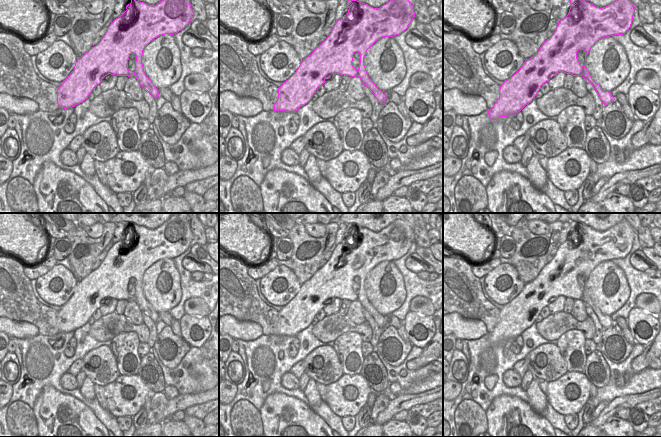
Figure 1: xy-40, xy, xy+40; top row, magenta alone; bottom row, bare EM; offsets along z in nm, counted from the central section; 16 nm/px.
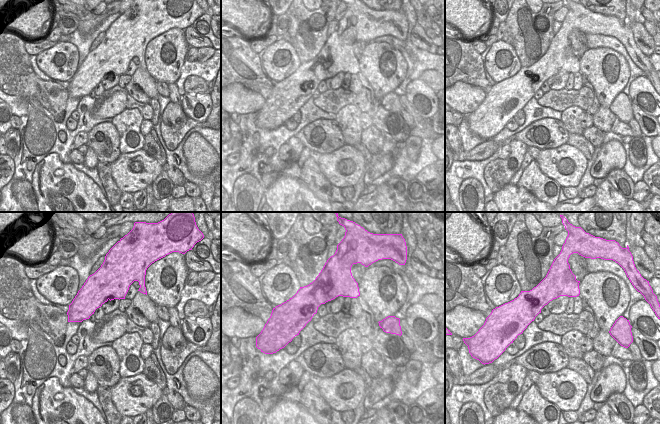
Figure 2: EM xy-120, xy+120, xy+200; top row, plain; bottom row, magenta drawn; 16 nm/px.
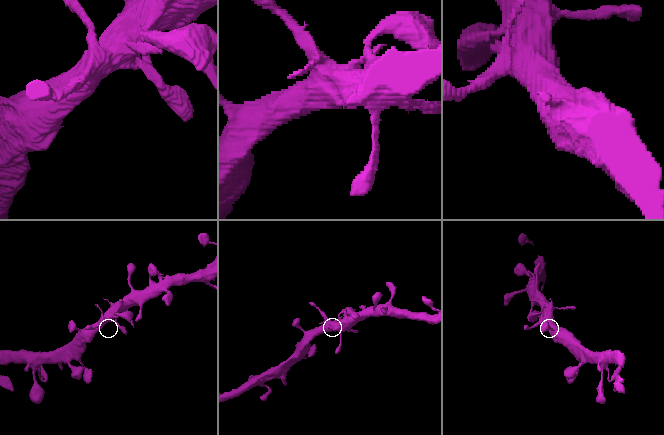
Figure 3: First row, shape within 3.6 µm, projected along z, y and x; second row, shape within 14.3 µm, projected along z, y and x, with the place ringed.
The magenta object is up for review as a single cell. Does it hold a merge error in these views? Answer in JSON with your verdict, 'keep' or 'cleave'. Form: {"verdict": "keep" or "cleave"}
{"verdict": "keep"}

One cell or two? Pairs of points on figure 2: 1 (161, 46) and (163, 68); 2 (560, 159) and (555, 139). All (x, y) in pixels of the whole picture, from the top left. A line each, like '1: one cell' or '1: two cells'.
1: one cell
2: two cells

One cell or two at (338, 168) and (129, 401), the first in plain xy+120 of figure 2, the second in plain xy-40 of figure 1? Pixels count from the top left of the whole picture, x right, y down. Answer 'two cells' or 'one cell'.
one cell

